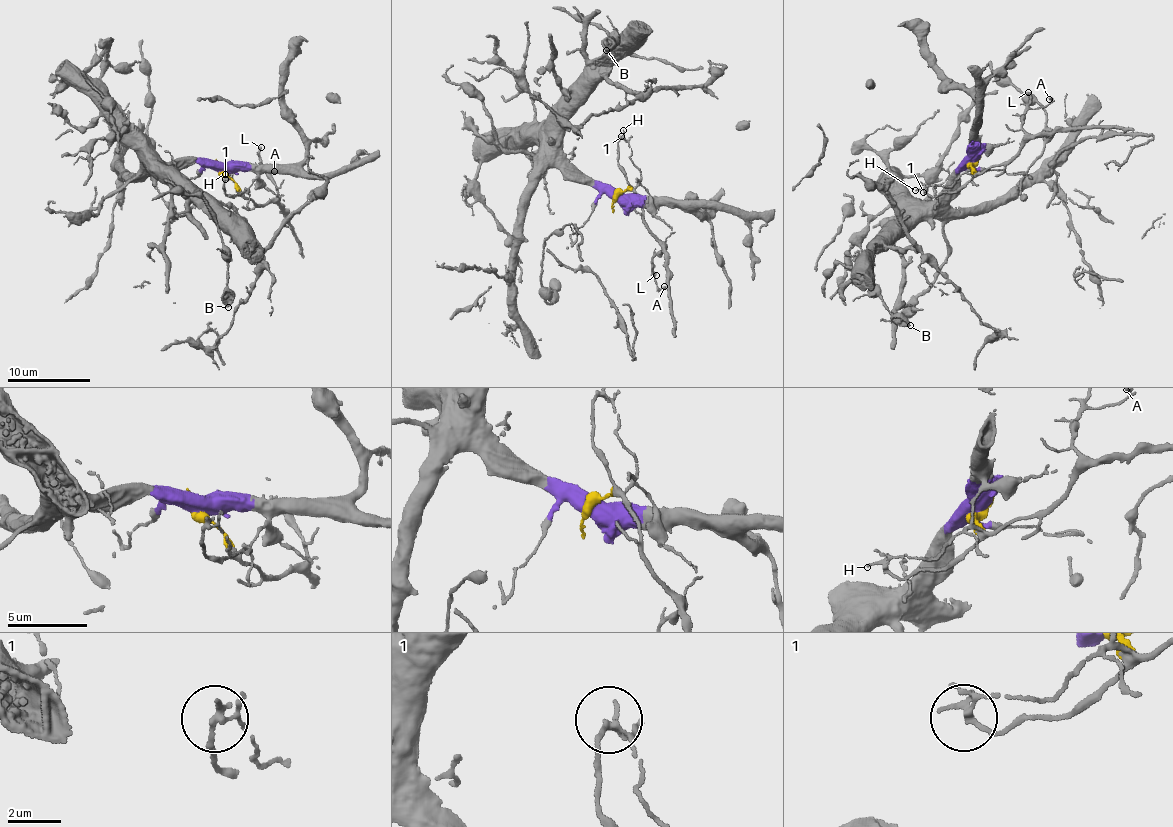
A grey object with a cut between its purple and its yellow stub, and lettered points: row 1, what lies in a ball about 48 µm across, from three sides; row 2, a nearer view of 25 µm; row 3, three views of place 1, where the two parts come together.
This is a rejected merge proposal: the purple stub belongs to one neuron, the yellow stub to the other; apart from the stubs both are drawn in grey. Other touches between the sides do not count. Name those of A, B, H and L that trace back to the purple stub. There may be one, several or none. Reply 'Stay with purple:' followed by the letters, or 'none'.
Stay with purple: B

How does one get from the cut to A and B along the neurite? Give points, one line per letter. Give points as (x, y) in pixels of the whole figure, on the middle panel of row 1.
A: (616, 198), (626, 189), (633, 192), (641, 217), (665, 245), (651, 265), (654, 282), (660, 289), (664, 286)
B: (616, 198), (583, 176), (562, 150), (560, 134), (598, 74), (596, 68), (605, 60), (611, 34), (605, 50)

